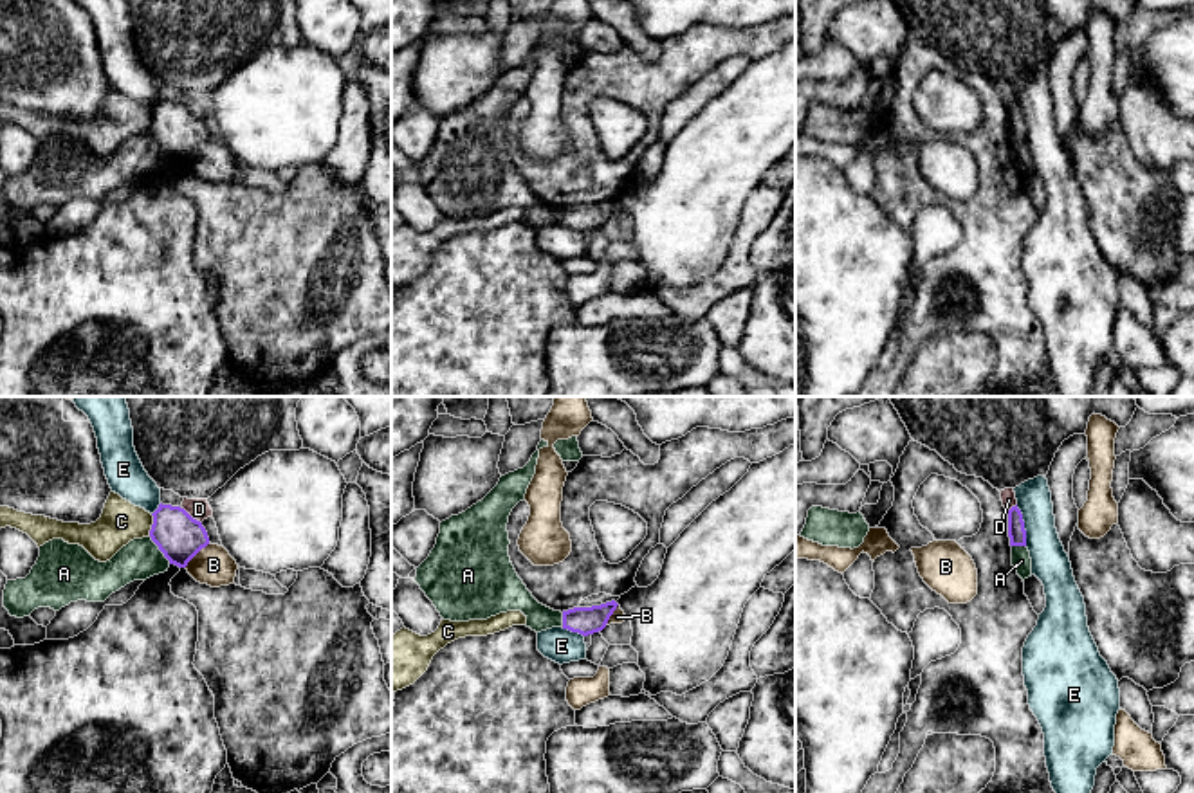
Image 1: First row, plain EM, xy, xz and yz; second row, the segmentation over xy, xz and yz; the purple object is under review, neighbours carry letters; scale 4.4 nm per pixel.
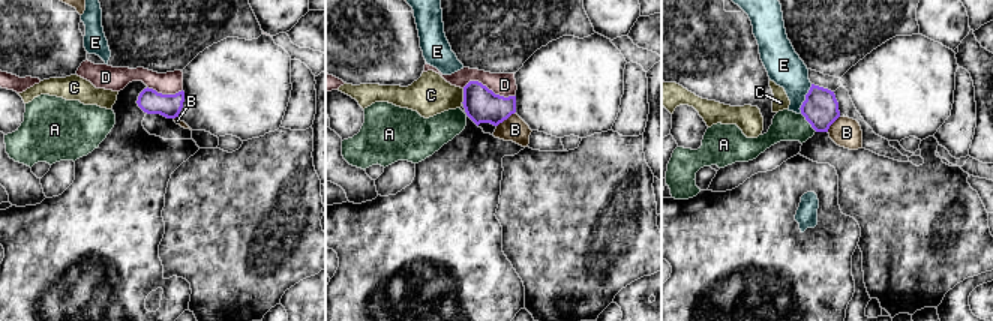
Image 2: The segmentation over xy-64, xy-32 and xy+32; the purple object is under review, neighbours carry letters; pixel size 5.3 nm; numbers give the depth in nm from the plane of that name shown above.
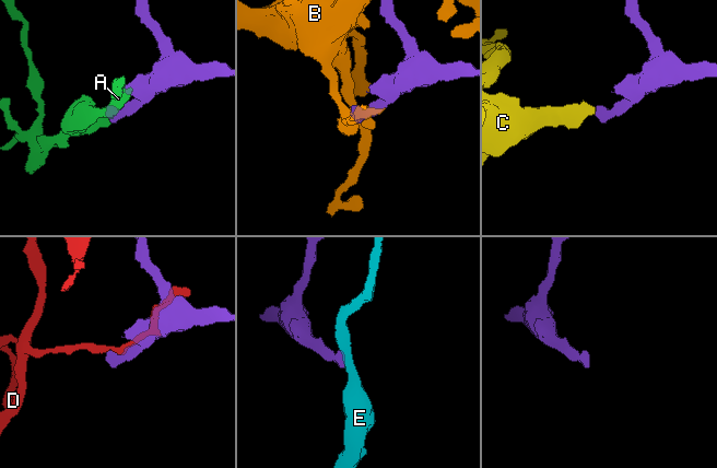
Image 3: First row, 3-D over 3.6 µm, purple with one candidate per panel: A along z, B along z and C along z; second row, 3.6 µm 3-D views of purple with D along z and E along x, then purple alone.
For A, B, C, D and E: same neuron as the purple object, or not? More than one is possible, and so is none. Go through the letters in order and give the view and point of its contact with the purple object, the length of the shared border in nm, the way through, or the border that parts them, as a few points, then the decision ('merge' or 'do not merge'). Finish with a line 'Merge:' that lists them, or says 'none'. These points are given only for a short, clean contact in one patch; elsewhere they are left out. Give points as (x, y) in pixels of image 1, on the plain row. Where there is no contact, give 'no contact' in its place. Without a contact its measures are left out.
A: contact xy (159, 145); length 160 nm; border xy (150, 132), (170, 159); do not merge
B: contact xy (197, 148); length 160 nm; do not merge
C: contact xy (152, 121); length 110 nm; border xy (152, 110), (148, 132); do not merge
D: contact xy (190, 112); length 120 nm; do not merge
E: contact yz (1023, 121); length 190 nm; border yz (1016, 101), (1021, 110), (1027, 141); do not merge
Merge: none

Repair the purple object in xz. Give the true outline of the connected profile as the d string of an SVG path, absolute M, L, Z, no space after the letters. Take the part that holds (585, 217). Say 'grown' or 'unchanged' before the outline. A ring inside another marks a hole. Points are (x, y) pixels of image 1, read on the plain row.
unchanged | M611 196L601 202L574 204L574 205L563 207L563 225L579 229L583 232L599 229L606 223L617 202L619 200Z

